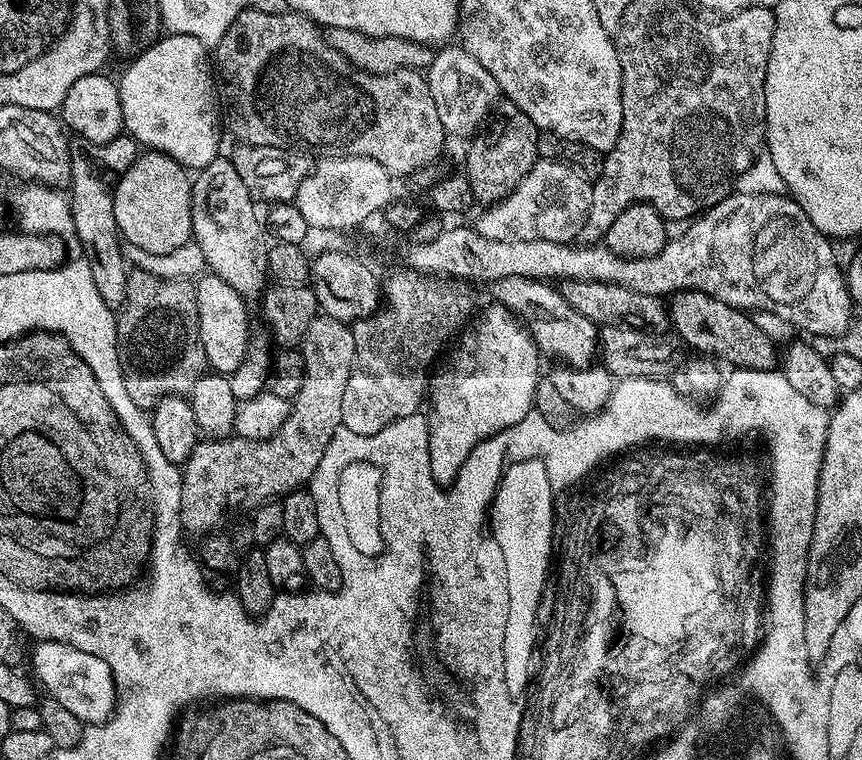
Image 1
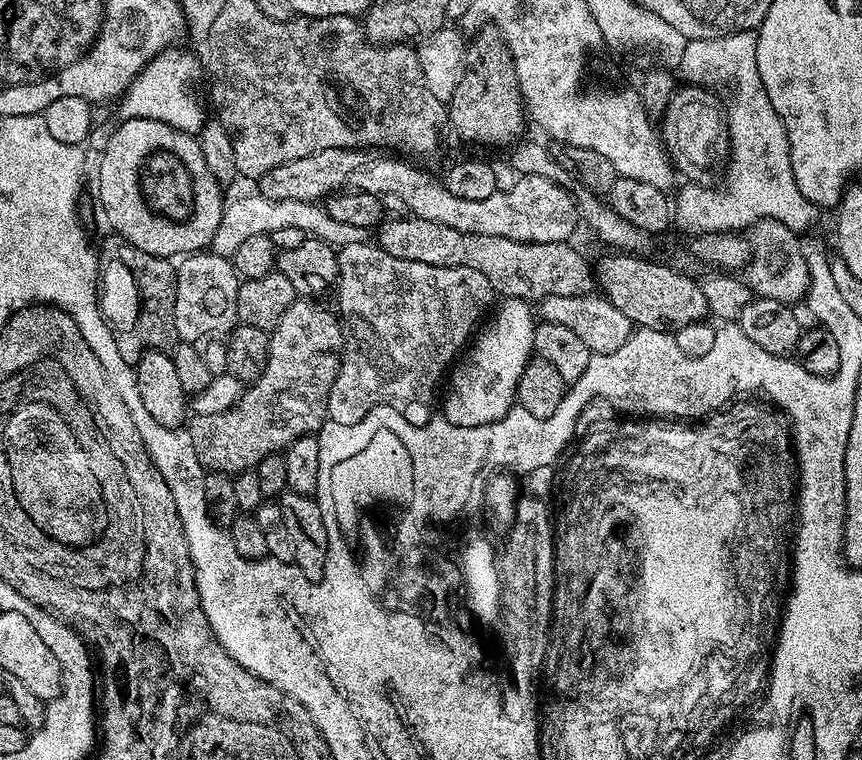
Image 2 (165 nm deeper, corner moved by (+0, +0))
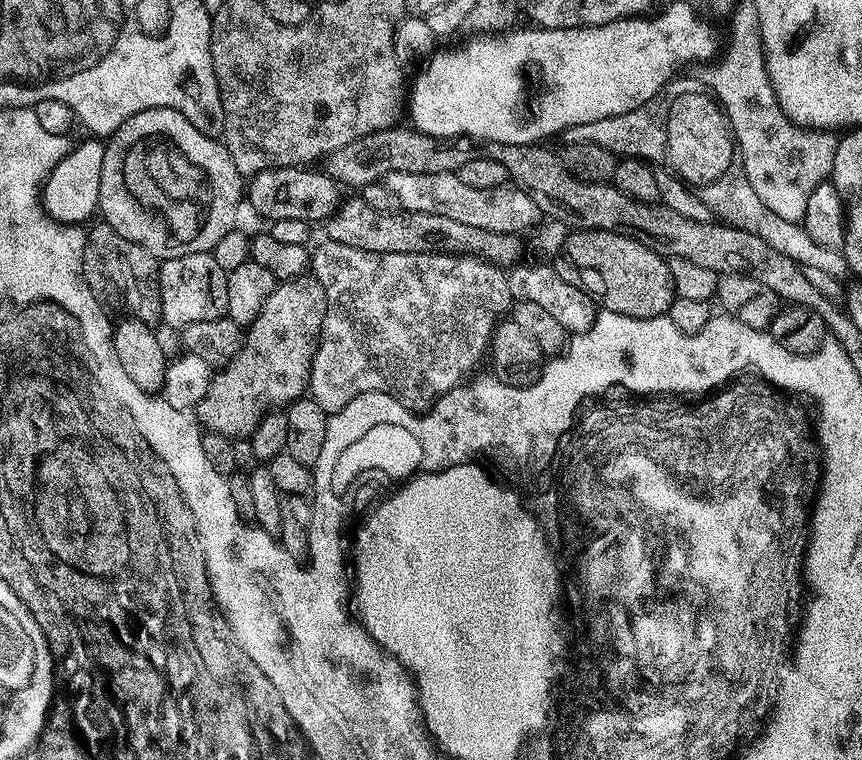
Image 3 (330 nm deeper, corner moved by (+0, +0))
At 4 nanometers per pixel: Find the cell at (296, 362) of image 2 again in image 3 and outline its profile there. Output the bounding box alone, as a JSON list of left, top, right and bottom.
[194,275,326,441]

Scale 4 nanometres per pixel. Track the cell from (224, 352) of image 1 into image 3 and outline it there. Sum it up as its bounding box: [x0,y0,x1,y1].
[160,252,228,329]

